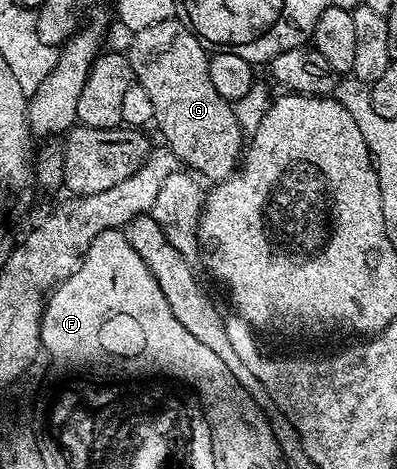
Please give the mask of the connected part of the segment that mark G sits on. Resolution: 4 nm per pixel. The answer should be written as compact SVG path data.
M173 19L135 30L126 56L132 64L133 78L146 87L154 103L155 128L160 128L163 144L173 155L201 178L209 177L212 183L237 172L246 133L244 137L232 110L233 102L222 99L214 89L208 66L210 53L204 42L183 21Z

